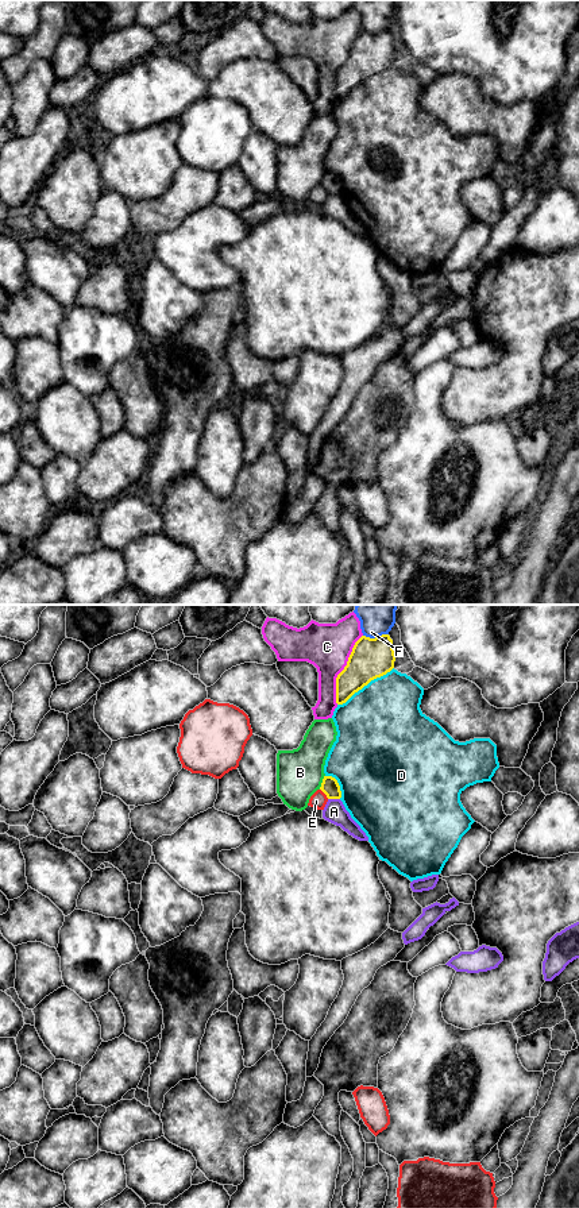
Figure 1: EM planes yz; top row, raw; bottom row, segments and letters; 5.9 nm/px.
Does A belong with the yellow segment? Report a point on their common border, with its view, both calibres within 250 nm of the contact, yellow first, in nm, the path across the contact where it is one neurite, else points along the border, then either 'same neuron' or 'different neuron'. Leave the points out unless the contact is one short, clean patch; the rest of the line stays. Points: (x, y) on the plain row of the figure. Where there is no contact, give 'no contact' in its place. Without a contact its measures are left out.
yz (334, 193) | 110/130 nm | along yz (328, 193), (339, 195) | different neuron

